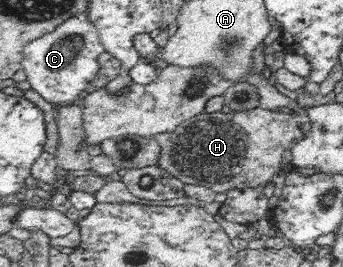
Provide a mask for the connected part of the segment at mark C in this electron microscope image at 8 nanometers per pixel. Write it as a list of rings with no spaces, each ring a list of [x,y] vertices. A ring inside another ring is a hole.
[[[80,16],[70,18],[49,34],[26,43],[21,63],[27,82],[45,101],[59,106],[71,105],[92,90],[89,82],[99,72],[97,58],[103,52],[105,47],[96,26],[87,17]]]

